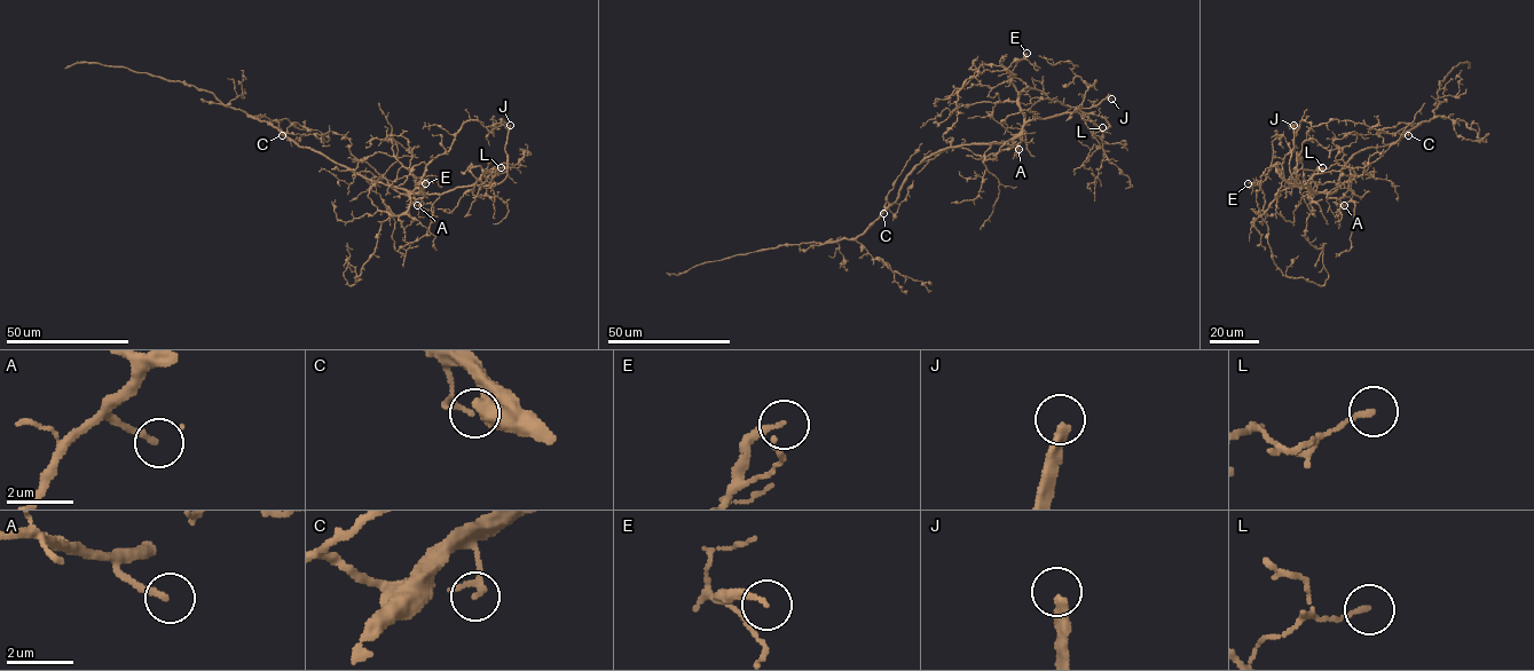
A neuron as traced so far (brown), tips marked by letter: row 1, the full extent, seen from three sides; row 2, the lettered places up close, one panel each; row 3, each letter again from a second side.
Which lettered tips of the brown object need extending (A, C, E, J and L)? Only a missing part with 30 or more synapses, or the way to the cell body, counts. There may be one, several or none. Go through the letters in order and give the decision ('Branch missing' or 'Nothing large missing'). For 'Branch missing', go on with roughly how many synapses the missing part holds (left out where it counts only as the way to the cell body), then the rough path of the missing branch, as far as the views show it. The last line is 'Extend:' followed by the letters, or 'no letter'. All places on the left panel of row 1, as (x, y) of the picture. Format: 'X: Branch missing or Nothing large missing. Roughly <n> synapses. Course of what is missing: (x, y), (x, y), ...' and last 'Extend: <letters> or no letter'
A: Branch missing. Roughly 30 synapses
C: Nothing large missing
E: Nothing large missing
J: Branch missing. Course of what is missing: (510, 125), (535, 97)
L: Nothing large missing
Extend: A, J

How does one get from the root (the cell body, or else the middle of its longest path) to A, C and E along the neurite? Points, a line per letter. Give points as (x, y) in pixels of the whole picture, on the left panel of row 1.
A: (343, 165), (371, 180), (418, 192), (423, 197), (412, 203), (417, 205)
C: (343, 165), (300, 147), (282, 135)
E: (343, 165), (371, 180), (421, 192), (417, 182), (424, 163), (410, 174), (417, 186), (425, 183)

